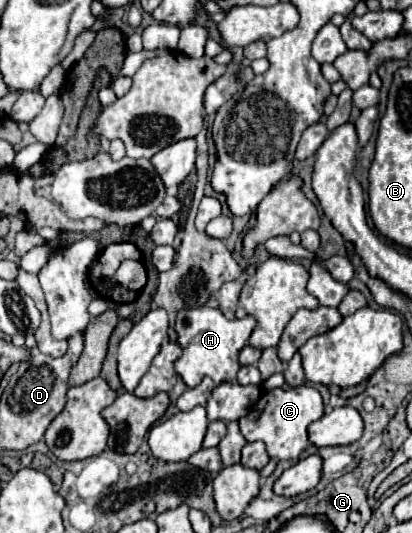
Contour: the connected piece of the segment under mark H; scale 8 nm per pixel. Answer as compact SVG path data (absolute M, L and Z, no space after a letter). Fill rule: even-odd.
M184 307L176 315L176 333L178 333L178 345L182 347L180 359L174 363L176 373L184 379L188 387L196 387L204 377L210 377L216 385L222 381L234 381L236 373L240 369L238 363L238 353L242 347L248 343L248 337L252 329L256 327L254 317L244 317L244 319L226 319L220 309L212 307Z

